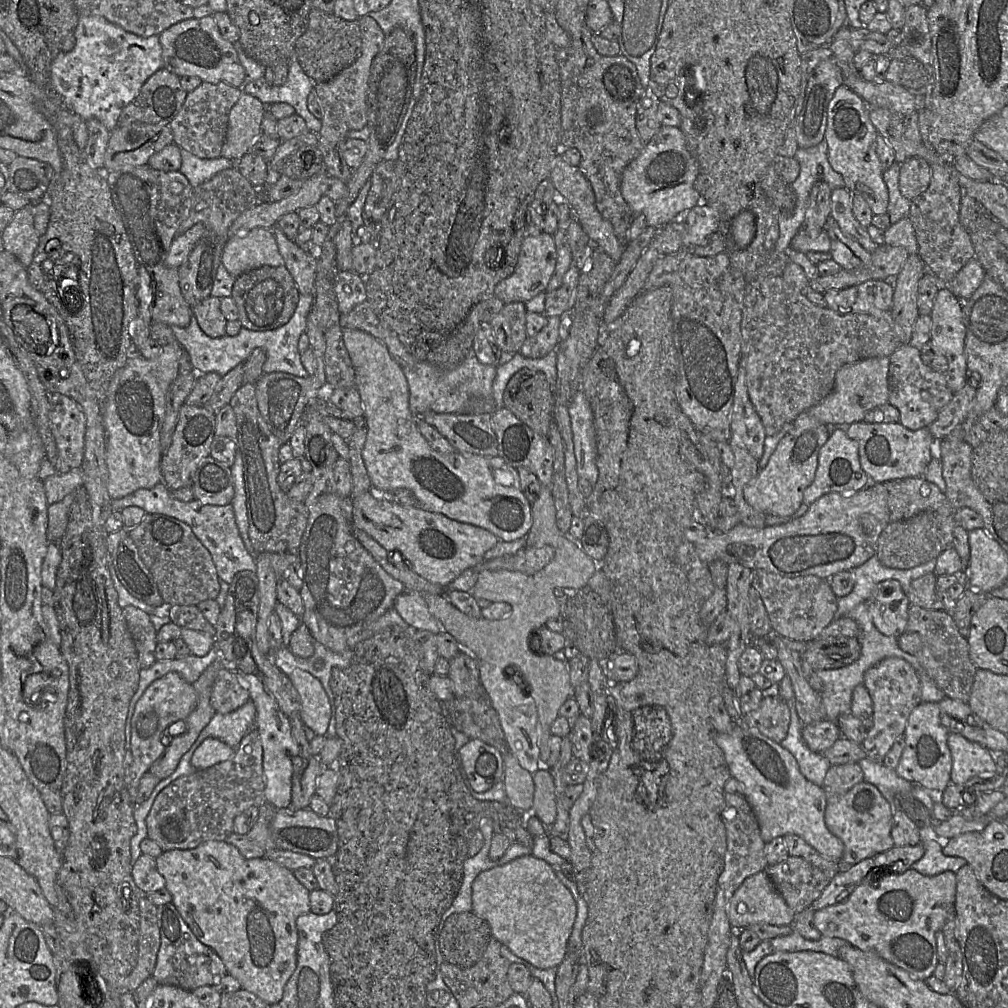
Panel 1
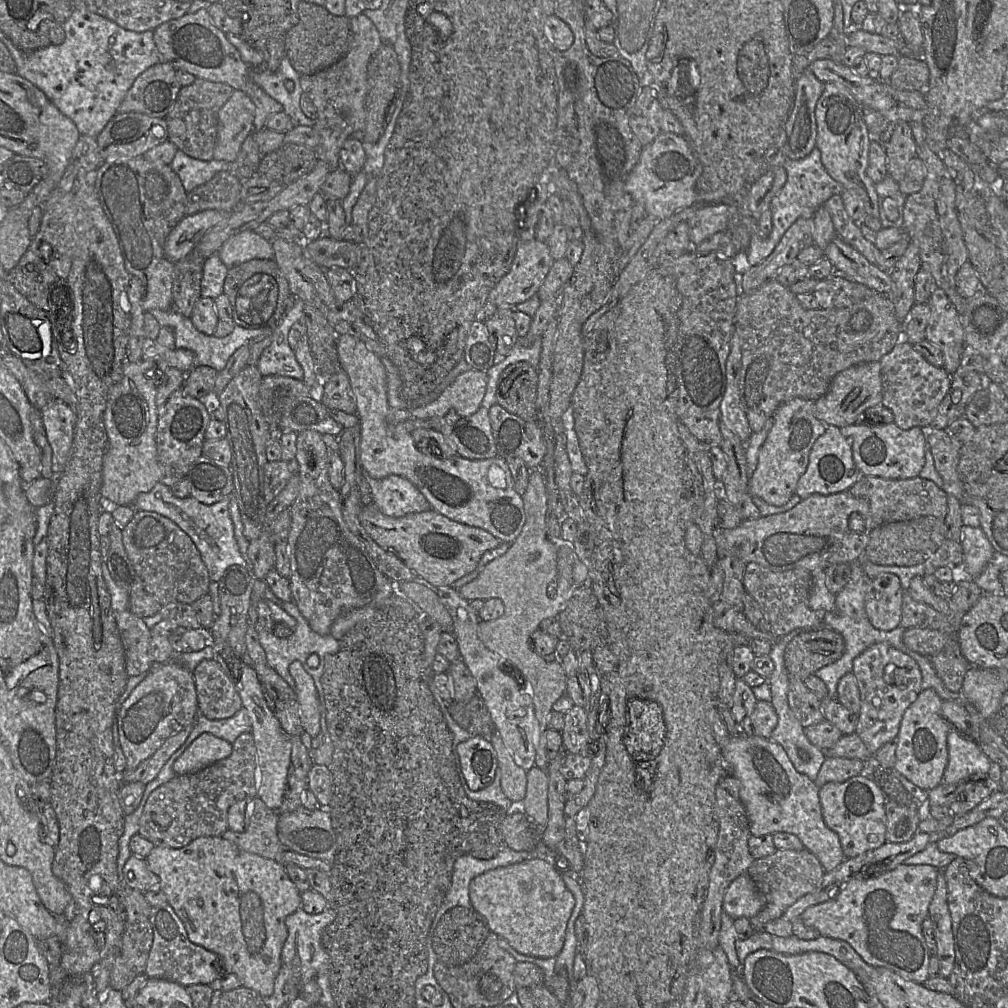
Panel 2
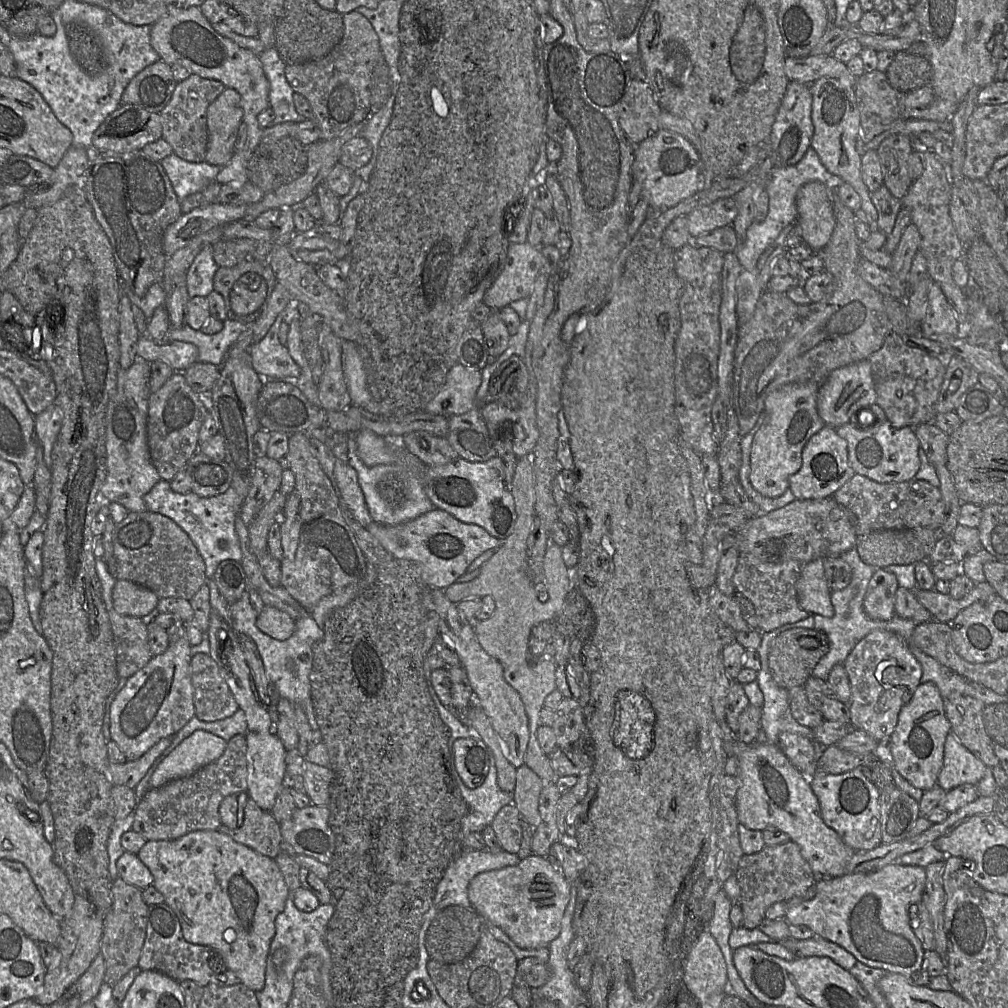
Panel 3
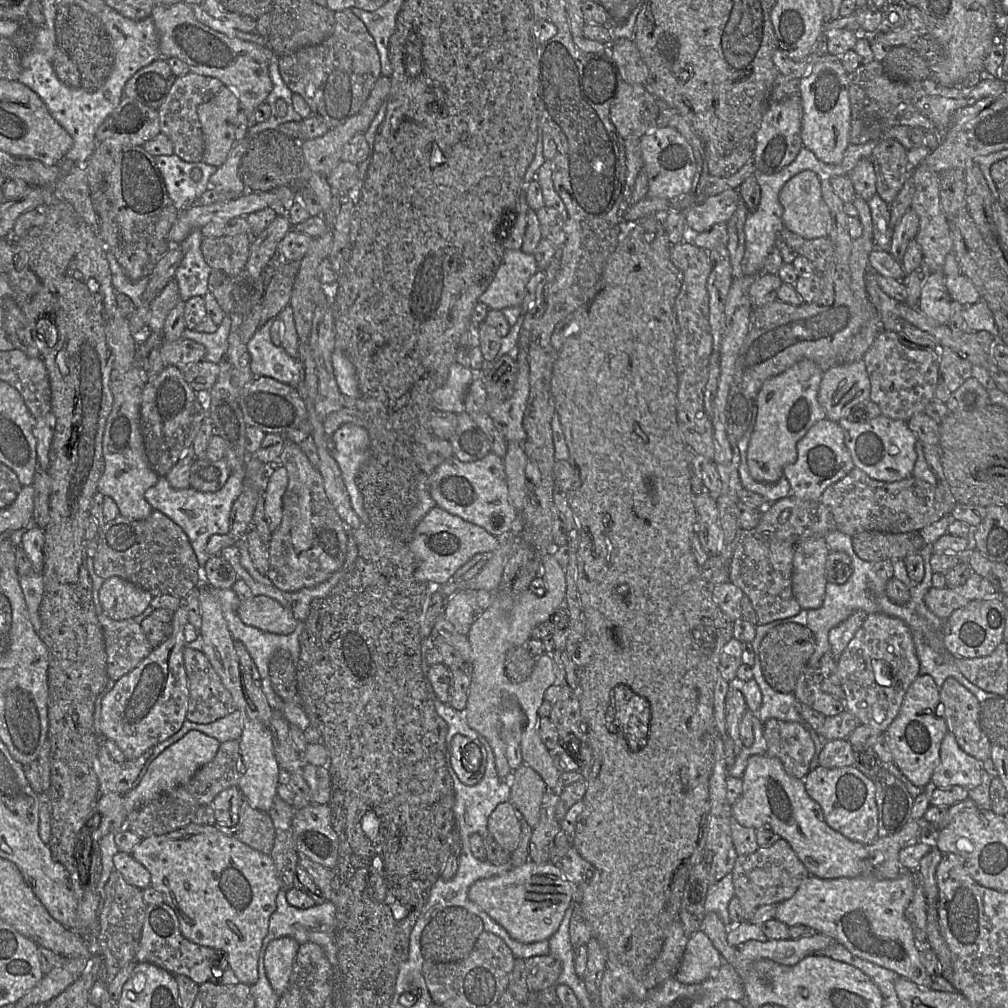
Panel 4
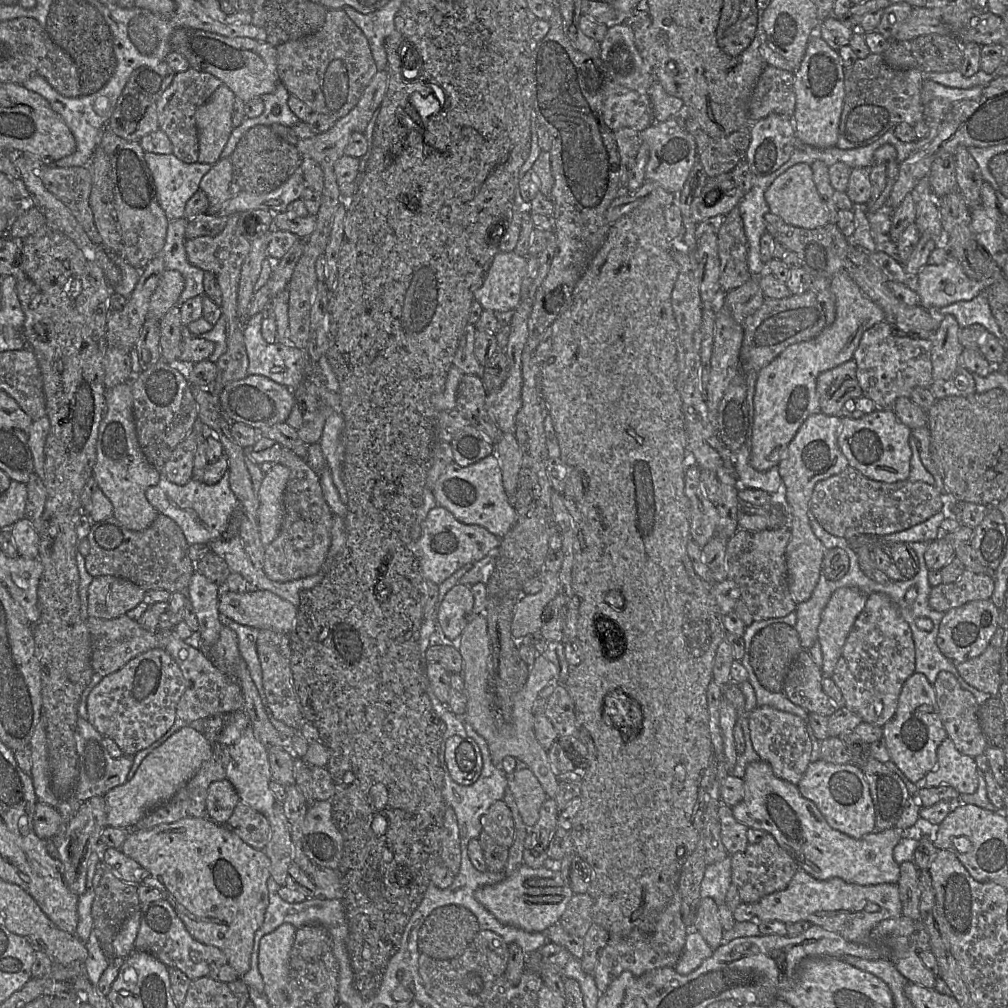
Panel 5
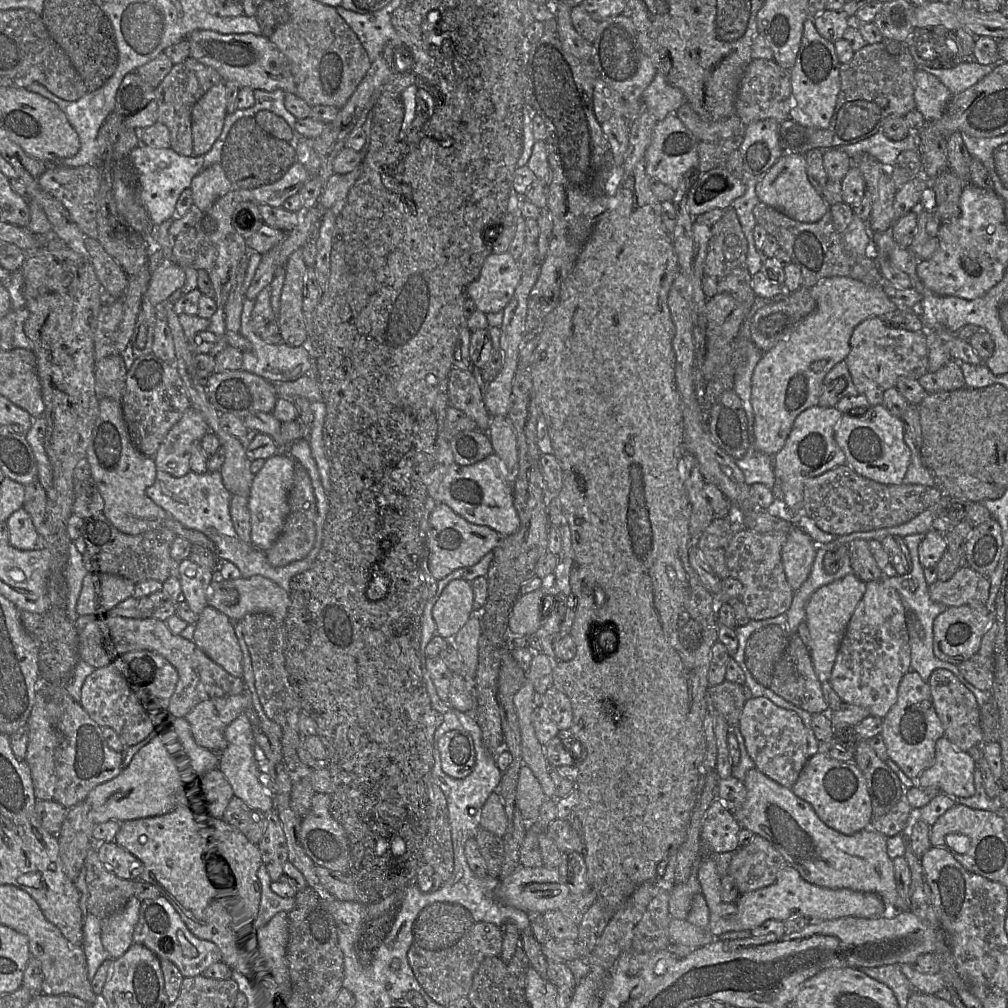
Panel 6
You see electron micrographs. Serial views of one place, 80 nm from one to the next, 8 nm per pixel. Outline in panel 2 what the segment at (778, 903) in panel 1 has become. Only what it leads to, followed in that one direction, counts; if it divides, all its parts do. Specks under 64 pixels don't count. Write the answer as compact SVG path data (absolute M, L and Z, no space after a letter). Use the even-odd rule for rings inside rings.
M745 873L734 879L724 896L724 911L734 920L741 917L751 919L764 907L765 899L755 883Z

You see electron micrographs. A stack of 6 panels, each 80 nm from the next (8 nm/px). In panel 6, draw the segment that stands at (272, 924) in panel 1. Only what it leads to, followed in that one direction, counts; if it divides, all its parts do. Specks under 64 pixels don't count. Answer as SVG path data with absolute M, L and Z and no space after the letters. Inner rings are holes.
M176 807L163 815L124 821L120 823L114 842L143 864L143 871L139 880L155 886L159 890L160 896L163 896L173 906L182 921L197 938L215 943L221 950L223 961L231 966L236 966L242 951L243 932L248 923L252 920L259 905L260 882L257 872L260 866L263 865L262 857L257 845L247 841L224 820L209 816L199 810L201 810L201 807L200 809Z

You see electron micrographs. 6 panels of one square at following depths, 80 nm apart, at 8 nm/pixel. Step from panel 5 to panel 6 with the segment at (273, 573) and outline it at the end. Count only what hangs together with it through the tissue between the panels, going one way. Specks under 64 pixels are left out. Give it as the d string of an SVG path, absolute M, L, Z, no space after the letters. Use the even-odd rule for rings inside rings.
M295 463L293 484L288 494L289 513L281 534L267 550L268 562L273 567L286 566L292 562L305 559L313 550L317 538L316 518L318 515L317 500L308 471Z

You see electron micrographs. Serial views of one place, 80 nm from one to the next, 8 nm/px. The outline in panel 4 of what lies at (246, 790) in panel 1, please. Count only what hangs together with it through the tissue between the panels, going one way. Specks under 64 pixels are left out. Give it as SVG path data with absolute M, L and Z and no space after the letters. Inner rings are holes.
M239 740L222 742L213 760L199 768L187 783L152 799L136 812L129 813L124 827L144 839L164 835L189 824L216 825L213 800L221 791L237 787L242 774L244 765Z

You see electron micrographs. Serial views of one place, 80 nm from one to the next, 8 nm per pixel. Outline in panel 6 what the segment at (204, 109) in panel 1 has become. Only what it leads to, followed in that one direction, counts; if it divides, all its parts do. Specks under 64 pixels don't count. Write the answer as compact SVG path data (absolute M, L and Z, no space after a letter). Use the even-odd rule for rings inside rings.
M189 56L173 64L170 72L156 88L158 121L170 131L171 148L183 156L194 155L192 135L192 111L197 101L214 85L223 82L220 74L211 66Z

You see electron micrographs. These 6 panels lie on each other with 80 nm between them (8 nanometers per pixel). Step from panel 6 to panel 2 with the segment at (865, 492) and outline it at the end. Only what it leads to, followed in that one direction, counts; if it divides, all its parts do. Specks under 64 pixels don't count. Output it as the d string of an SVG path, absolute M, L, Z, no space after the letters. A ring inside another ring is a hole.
M863 476L848 491L853 496L869 502L874 529L886 523L909 521L923 516L934 516L945 520L948 511L946 492L932 480L925 478L885 479Z

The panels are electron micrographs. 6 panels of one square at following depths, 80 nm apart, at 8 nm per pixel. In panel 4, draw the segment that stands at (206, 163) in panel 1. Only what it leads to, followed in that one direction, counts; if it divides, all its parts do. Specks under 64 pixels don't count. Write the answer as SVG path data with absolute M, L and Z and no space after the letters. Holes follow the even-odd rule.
M175 153L155 156L166 188L175 207L181 212L193 204L209 188L209 178L217 167L199 162L187 162Z

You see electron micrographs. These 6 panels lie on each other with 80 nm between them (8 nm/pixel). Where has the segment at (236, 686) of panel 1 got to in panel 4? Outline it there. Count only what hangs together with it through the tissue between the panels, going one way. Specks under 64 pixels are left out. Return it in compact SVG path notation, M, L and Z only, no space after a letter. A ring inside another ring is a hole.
M186 646L183 659L189 682L187 720L211 723L237 710L231 693L202 651Z

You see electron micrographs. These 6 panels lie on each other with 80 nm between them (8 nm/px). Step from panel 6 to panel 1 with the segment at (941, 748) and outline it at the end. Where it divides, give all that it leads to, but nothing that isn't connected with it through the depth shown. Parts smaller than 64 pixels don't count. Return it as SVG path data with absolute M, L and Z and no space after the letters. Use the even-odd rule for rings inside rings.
M951 732L948 746L952 756L951 782L954 784L996 771L995 754L988 748Z

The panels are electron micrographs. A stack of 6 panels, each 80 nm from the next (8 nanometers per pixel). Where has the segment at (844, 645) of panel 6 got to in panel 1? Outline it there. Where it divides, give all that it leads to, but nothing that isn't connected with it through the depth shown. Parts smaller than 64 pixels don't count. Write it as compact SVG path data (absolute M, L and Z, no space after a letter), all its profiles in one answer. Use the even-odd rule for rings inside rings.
M889 657L865 672L863 685L872 698L873 725L867 730L862 746L870 760L882 764L895 740L904 733L911 712L922 702L920 679L906 660Z

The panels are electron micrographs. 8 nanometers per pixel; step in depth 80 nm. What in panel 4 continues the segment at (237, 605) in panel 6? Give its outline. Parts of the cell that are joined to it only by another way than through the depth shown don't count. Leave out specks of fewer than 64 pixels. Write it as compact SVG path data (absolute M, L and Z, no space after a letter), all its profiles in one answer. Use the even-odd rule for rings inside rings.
M264 595L241 601L238 615L244 624L277 635L293 633L298 623L291 610Z

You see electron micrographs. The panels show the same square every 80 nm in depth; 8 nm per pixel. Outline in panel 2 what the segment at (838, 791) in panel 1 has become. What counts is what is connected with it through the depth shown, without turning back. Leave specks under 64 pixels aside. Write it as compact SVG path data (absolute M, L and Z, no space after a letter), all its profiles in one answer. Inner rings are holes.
M826 757L813 782L818 788L829 782L842 783L862 775L863 768L864 762L858 759Z

